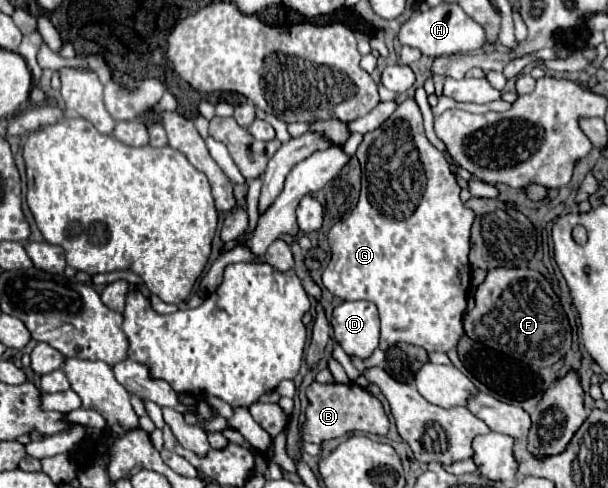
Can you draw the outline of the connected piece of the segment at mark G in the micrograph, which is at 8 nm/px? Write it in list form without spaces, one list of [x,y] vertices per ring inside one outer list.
[[[406,99],[404,103],[400,103],[396,107],[396,111],[388,117],[388,121],[384,121],[378,129],[374,129],[372,133],[366,133],[360,147],[358,147],[358,161],[362,165],[362,191],[360,191],[360,199],[356,209],[349,215],[344,215],[332,229],[328,235],[330,241],[330,249],[332,249],[332,259],[326,267],[326,271],[322,273],[322,283],[324,287],[344,299],[344,301],[358,301],[358,299],[366,299],[372,301],[378,311],[380,311],[380,349],[386,351],[390,345],[394,343],[412,343],[418,347],[424,347],[428,353],[440,351],[440,353],[448,353],[452,347],[458,345],[460,335],[464,333],[462,329],[462,313],[466,309],[466,291],[470,287],[470,263],[468,263],[468,249],[470,249],[470,227],[474,221],[474,211],[470,211],[468,207],[464,207],[464,203],[460,201],[460,185],[456,181],[456,175],[452,173],[448,161],[444,159],[442,151],[438,151],[428,137],[424,135],[424,127],[422,127],[422,115],[420,109],[416,105],[414,99]]]

